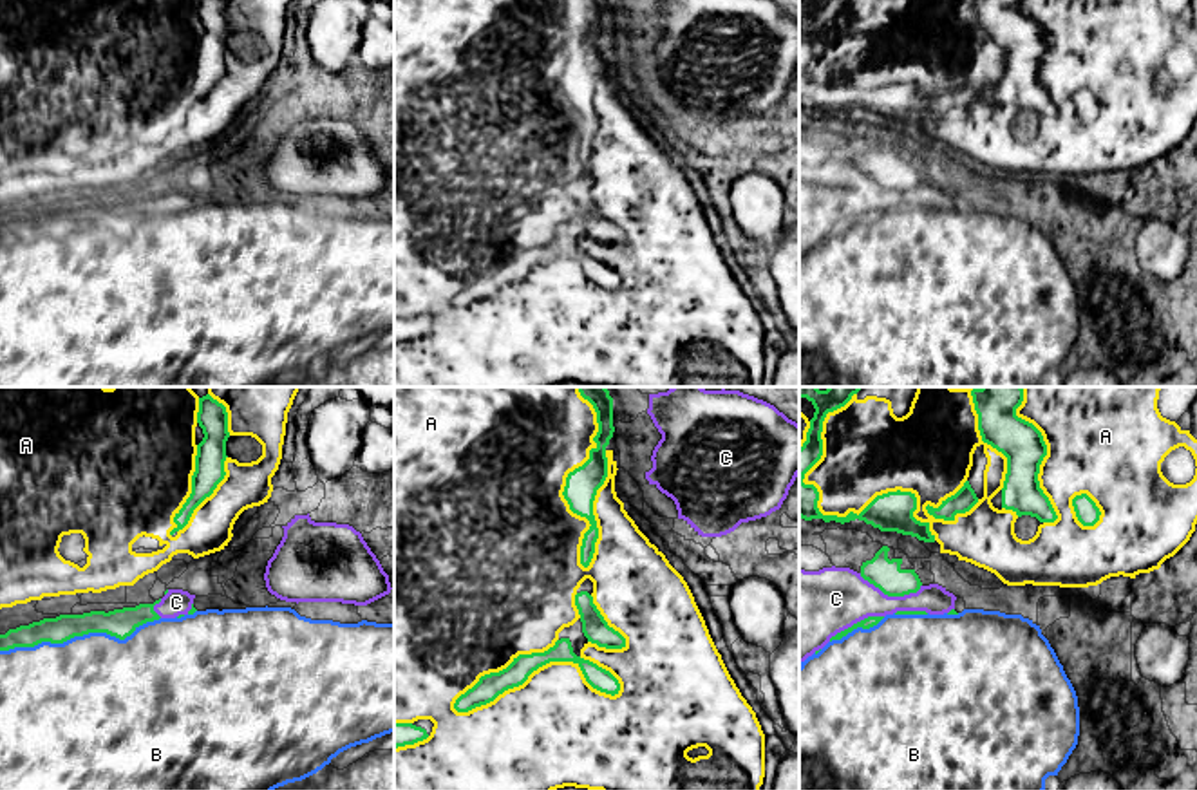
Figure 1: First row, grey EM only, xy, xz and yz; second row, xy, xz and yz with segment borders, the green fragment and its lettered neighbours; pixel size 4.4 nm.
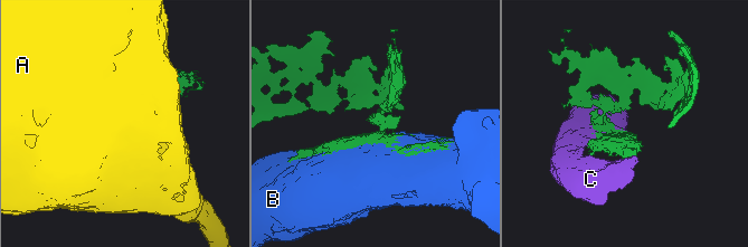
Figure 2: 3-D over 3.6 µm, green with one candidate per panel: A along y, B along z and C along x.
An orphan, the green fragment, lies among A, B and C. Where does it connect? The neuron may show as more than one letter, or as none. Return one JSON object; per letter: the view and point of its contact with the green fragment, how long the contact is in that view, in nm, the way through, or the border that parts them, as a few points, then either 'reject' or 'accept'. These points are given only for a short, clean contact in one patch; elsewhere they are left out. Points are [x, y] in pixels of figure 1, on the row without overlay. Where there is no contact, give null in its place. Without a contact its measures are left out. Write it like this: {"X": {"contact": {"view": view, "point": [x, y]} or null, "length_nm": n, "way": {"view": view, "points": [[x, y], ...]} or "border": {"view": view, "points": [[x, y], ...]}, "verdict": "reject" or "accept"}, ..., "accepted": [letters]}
{"A": {"contact": {"view": "xz", "point": [541, 261]}, "length_nm": 750, "verdict": "accept"}, "B": {"contact": {"view": "xy", "point": [80, 230]}, "length_nm": 750, "verdict": "reject"}, "C": {"contact": {"view": "yz", "point": [890, 190]}, "length_nm": 280, "verdict": "reject"}, "accepted": ["A"]}

